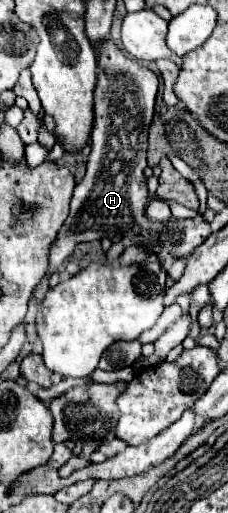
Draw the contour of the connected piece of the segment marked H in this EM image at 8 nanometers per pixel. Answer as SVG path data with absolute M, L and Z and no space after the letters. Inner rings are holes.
M109 37L93 43L93 47L97 51L99 67L91 155L87 161L87 173L75 187L69 217L61 227L57 241L51 245L49 265L61 267L77 243L103 237L125 237L133 245L141 245L147 253L155 253L163 265L173 259L189 257L193 249L211 235L211 225L207 221L203 221L199 215L193 219L169 221L151 221L145 217L149 191L143 169L147 167L147 133L153 119L157 75L129 59Z

